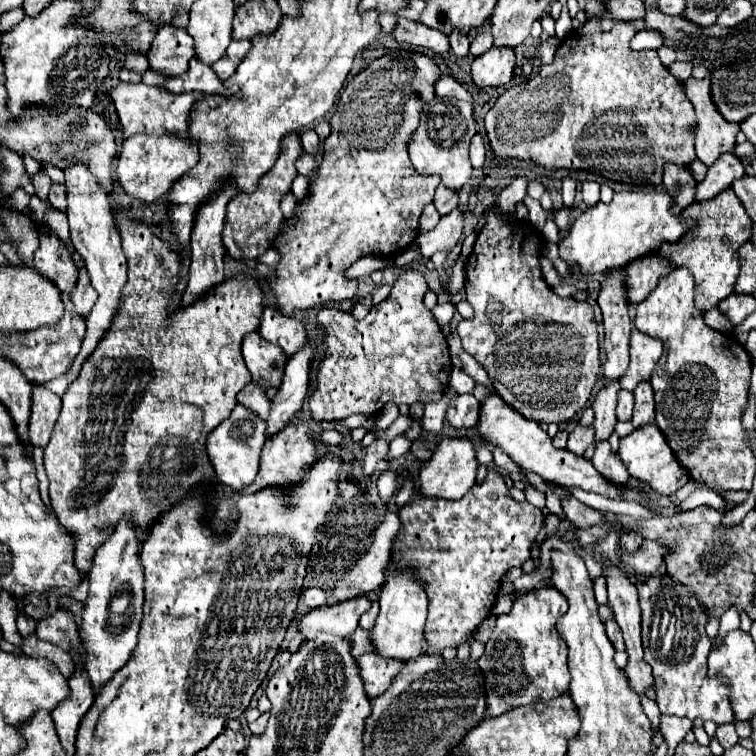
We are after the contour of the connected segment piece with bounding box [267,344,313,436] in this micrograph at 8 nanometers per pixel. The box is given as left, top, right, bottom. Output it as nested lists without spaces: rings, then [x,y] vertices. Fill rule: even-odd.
[[[305,344],[295,356],[287,360],[285,376],[279,392],[271,400],[271,412],[267,418],[267,436],[275,436],[291,420],[295,412],[303,406],[303,400],[309,390],[309,364],[313,356],[313,346]]]

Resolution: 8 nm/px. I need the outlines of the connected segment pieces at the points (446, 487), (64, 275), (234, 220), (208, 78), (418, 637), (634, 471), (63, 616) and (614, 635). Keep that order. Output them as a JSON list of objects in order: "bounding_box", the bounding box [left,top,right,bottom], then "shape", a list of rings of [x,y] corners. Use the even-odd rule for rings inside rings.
[{"bounding_box":[417,438,479,500],"shape":[[[443,438],[441,444],[433,450],[433,458],[421,466],[421,472],[417,478],[419,494],[427,498],[457,500],[475,484],[477,466],[479,464],[475,460],[475,450],[469,438]]]},{"bounding_box":[33,230,77,292],"shape":[[[39,230],[39,248],[35,250],[33,266],[49,278],[61,292],[71,292],[77,280],[77,266],[65,244],[51,230]]]},{"bounding_box":[223,134,303,260],"shape":[[[289,134],[281,142],[281,152],[275,162],[275,166],[259,180],[259,186],[253,194],[241,194],[235,196],[227,206],[225,216],[225,230],[223,230],[223,248],[231,258],[243,258],[243,260],[255,260],[271,246],[271,238],[279,232],[279,226],[283,222],[283,214],[279,208],[279,202],[285,192],[291,190],[291,182],[297,176],[295,160],[301,156],[303,148],[297,134]]]},{"bounding_box":[159,58,225,96],"shape":[[[193,58],[189,62],[189,70],[183,72],[181,76],[169,78],[167,82],[159,84],[163,86],[163,90],[171,92],[171,94],[183,94],[183,92],[201,92],[201,94],[209,94],[215,96],[219,92],[225,92],[223,82],[215,76],[213,68],[203,64],[201,60]]]},{"bounding_box":[369,568,429,662],"shape":[[[411,568],[401,570],[397,574],[387,572],[385,584],[379,596],[381,612],[375,620],[375,628],[369,632],[369,640],[375,646],[375,654],[389,660],[401,660],[401,662],[417,658],[421,654],[423,626],[427,620],[427,602],[429,600],[427,600],[423,582],[417,580],[417,574]]]},{"bounding_box":[619,424,689,496],"shape":[[[647,424],[647,426],[635,430],[633,434],[621,438],[619,458],[623,460],[623,464],[627,466],[627,470],[633,478],[637,478],[643,484],[649,484],[655,492],[659,492],[663,496],[675,494],[681,486],[685,486],[689,482],[687,472],[683,472],[681,464],[675,460],[673,450],[669,448],[667,440],[663,438],[663,434],[659,432],[659,428],[655,424]]]},{"bounding_box":[35,608,85,656],"shape":[[[59,608],[51,616],[39,620],[35,634],[41,640],[47,640],[51,644],[57,644],[63,650],[77,648],[81,652],[81,656],[85,656],[85,650],[83,650],[83,646],[79,642],[77,624],[73,620],[73,614],[71,612],[65,612],[65,608]]]},{"bounding_box":[605,620,625,650],"shape":[[[607,620],[607,622],[605,622],[605,630],[607,630],[607,636],[609,636],[611,644],[615,644],[615,650],[625,650],[623,636],[621,636],[619,626],[615,624],[615,620]]]}]

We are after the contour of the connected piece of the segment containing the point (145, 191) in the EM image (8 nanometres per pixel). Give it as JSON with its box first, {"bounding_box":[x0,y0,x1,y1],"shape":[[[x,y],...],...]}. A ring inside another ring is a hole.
{"bounding_box":[117,136,199,206],"shape":[[[131,136],[123,142],[121,154],[117,158],[117,182],[129,194],[131,198],[139,200],[145,206],[151,206],[157,202],[169,188],[189,172],[199,160],[199,152],[195,144],[191,144],[191,138],[179,138],[179,136]]]}

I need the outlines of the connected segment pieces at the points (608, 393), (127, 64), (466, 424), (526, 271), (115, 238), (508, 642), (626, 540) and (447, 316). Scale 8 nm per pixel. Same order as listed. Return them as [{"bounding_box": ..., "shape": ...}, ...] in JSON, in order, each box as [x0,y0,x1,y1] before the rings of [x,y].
[{"bounding_box":[593,382,619,444],"shape":[[[619,382],[603,386],[595,398],[593,398],[593,412],[595,412],[595,444],[599,440],[609,440],[609,436],[615,430],[617,416],[615,416],[615,406],[617,406],[617,392],[619,392]]]},{"bounding_box":[123,54,147,74],"shape":[[[127,54],[127,58],[125,58],[125,62],[123,62],[123,68],[127,68],[127,70],[133,70],[133,72],[137,72],[137,74],[143,74],[145,70],[147,70],[147,58],[143,56],[143,54]]]},{"bounding_box":[447,394,479,428],"shape":[[[461,394],[447,410],[447,420],[453,428],[473,428],[479,420],[479,402],[473,394]]]},{"bounding_box":[457,212,601,424],"shape":[[[487,212],[487,224],[477,236],[473,252],[467,260],[467,302],[475,310],[475,318],[461,320],[457,334],[463,350],[471,354],[489,374],[493,392],[521,416],[533,422],[565,424],[573,420],[589,402],[591,390],[601,376],[599,336],[593,320],[593,308],[587,302],[555,296],[541,278],[539,258],[543,252],[541,234],[527,222],[505,222],[501,214]]]},{"bounding_box":[45,164,127,396],"shape":[[[73,164],[73,166],[65,168],[65,188],[67,188],[67,216],[69,216],[69,226],[71,226],[71,242],[73,242],[75,250],[81,254],[81,258],[85,260],[85,266],[91,276],[91,284],[95,288],[95,292],[99,294],[99,298],[97,298],[91,314],[87,316],[87,334],[85,334],[81,352],[77,354],[77,358],[71,364],[71,370],[45,384],[45,388],[49,388],[57,396],[63,396],[69,382],[73,382],[75,376],[79,374],[81,364],[87,360],[87,356],[95,350],[97,342],[109,330],[113,314],[117,312],[119,302],[121,302],[121,288],[127,282],[127,260],[121,250],[121,236],[115,226],[107,190],[101,188],[101,184],[95,180],[95,176],[91,176],[89,168],[83,168],[83,164]]]},{"bounding_box":[477,588,569,716],"shape":[[[541,588],[517,598],[511,612],[497,618],[495,630],[485,644],[485,654],[477,662],[485,676],[487,716],[501,716],[511,708],[551,700],[569,690],[567,646],[555,630],[557,620],[565,612],[567,598],[557,588]]]},{"bounding_box":[621,532,643,552],"shape":[[[625,532],[621,536],[621,548],[623,548],[623,552],[635,552],[635,550],[639,550],[641,542],[643,542],[643,538],[637,532]]]},{"bounding_box":[431,300,455,326],"shape":[[[445,300],[445,302],[439,302],[431,312],[433,312],[435,322],[437,322],[439,326],[445,326],[445,324],[451,322],[451,318],[453,318],[453,314],[455,314],[455,304],[449,302],[449,300]]]}]

